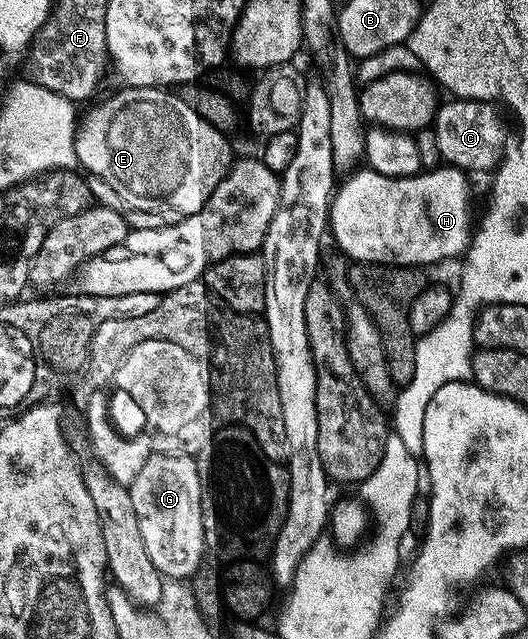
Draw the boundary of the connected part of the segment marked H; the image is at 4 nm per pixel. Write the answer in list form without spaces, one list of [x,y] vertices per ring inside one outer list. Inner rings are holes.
[[[367,166],[353,171],[353,176],[348,176],[344,181],[339,181],[331,198],[331,207],[328,209],[328,219],[330,221],[330,236],[336,239],[336,244],[349,256],[349,261],[361,264],[394,264],[397,266],[425,266],[424,264],[436,264],[439,260],[452,260],[463,257],[468,250],[468,245],[472,242],[474,231],[474,216],[472,220],[472,188],[468,185],[469,177],[459,168],[451,166],[436,166],[431,170],[421,170],[415,176],[387,176],[378,174]]]

